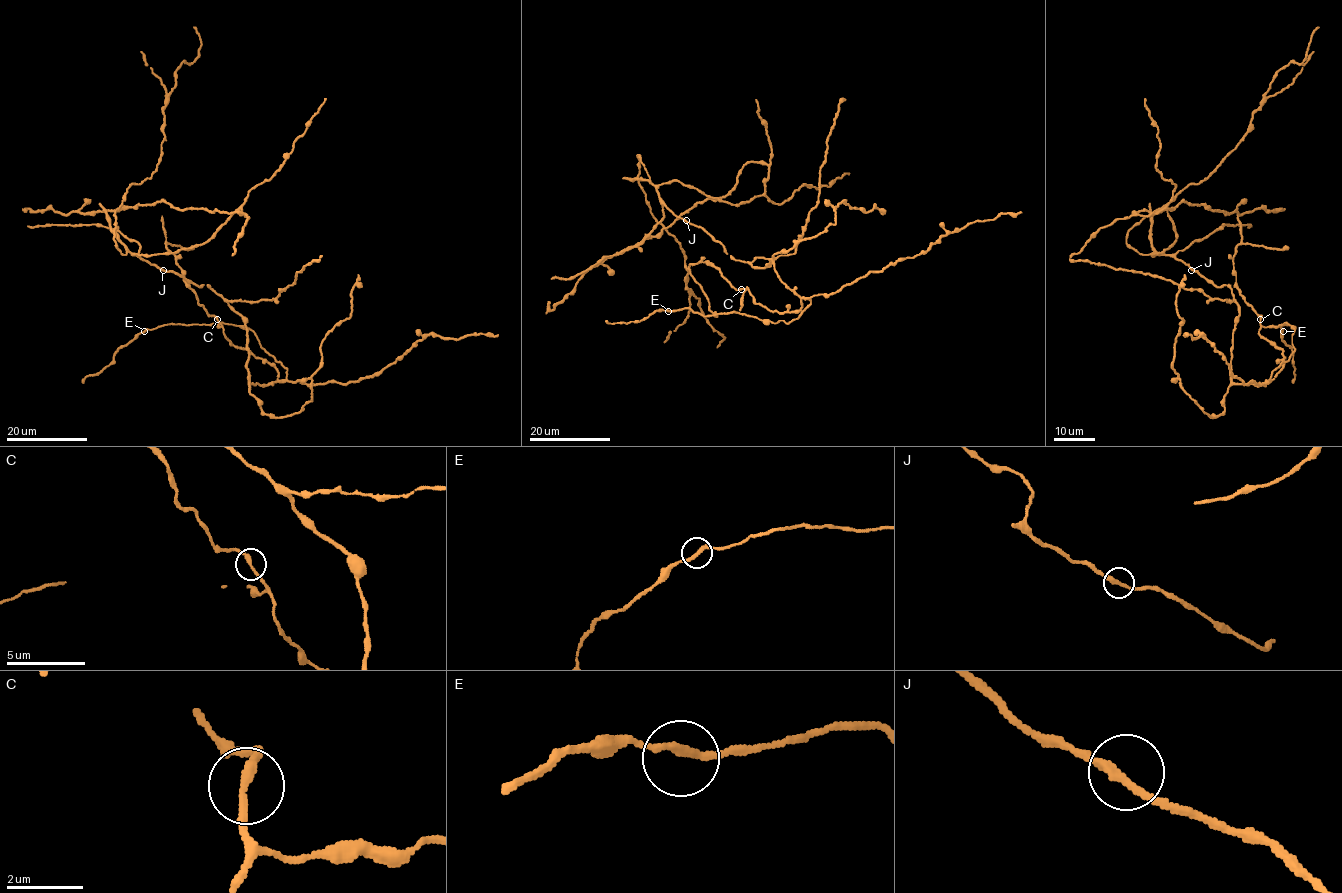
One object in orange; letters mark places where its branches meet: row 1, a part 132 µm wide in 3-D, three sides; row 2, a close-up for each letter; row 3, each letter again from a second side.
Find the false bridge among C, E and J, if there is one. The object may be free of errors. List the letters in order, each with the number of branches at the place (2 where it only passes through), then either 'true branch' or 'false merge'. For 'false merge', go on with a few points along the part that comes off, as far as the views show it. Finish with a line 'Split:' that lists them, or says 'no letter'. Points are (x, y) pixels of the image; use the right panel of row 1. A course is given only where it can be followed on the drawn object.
C: 2 branches meet; true branch
E: 2 branches meet; true branch
J: 2 branches meet; true branch
Split: no letter

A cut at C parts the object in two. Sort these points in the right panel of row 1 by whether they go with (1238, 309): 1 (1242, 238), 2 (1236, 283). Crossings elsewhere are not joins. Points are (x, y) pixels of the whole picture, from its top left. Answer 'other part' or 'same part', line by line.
1: other part
2: other part

